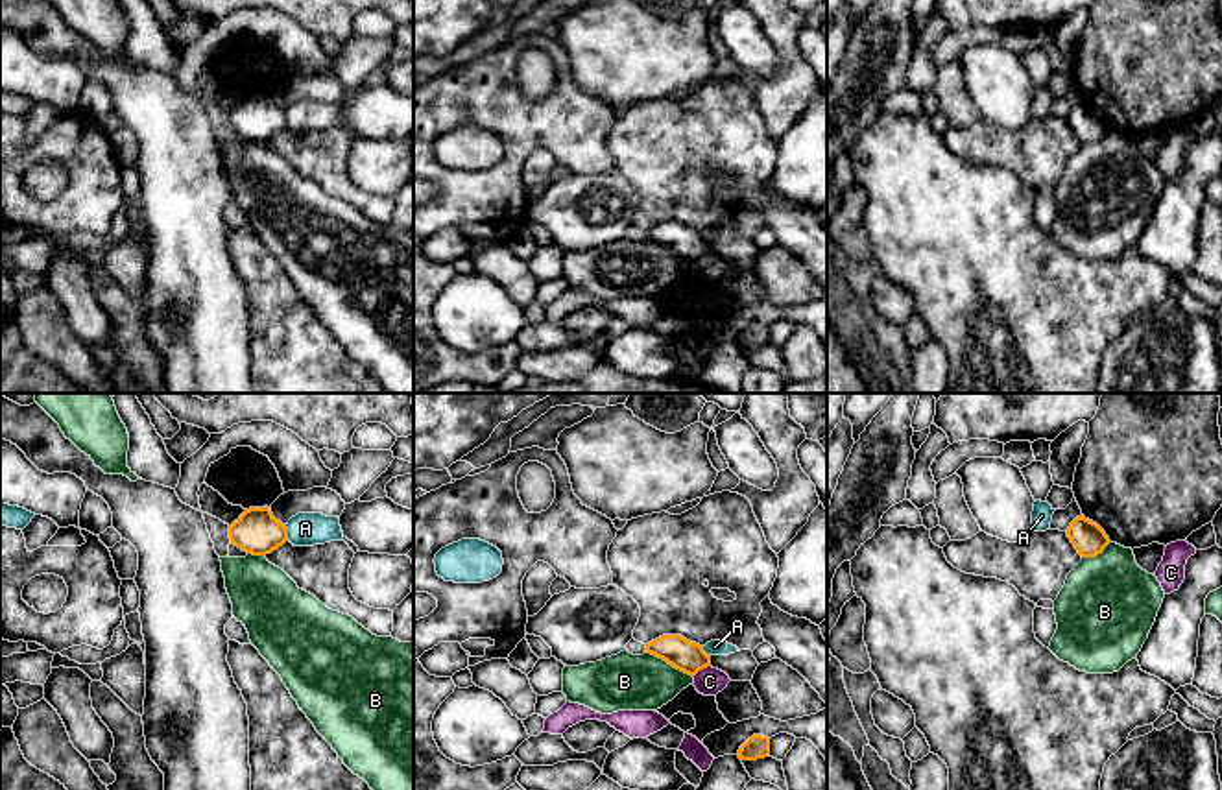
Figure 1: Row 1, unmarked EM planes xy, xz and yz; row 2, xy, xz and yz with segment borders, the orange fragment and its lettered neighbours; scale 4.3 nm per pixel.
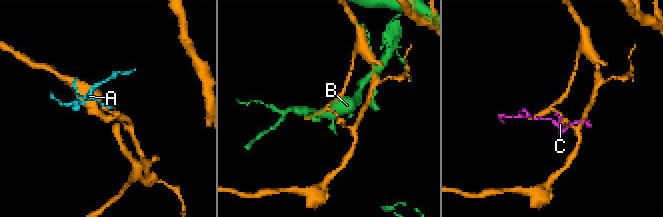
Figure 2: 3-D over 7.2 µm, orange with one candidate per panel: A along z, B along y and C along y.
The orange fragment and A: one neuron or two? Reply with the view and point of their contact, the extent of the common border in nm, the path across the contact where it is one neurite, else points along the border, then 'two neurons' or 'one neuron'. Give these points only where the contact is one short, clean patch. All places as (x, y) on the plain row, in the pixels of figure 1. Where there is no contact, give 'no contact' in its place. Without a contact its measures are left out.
meets orange in xy at (287, 119); contact 70 nm long; border along xy (285, 111), (288, 126); two neurons

